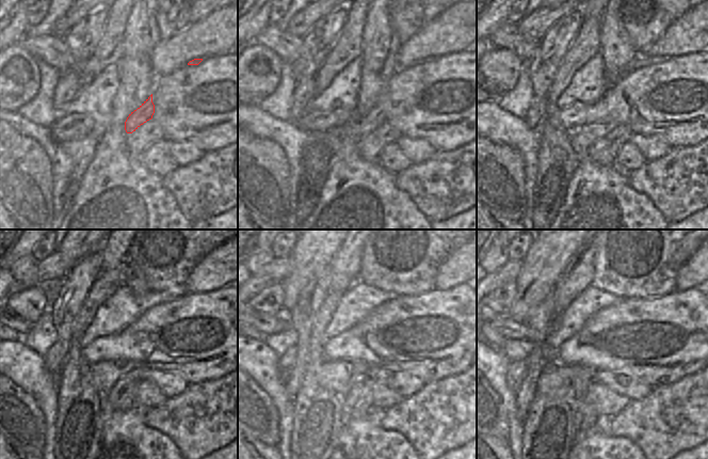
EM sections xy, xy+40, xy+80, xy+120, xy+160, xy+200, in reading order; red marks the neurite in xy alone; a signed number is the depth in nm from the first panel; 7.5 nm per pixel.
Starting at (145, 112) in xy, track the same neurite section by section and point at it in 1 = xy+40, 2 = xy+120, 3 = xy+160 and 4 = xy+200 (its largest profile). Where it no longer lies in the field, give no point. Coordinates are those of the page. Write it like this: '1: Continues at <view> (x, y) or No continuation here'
1: Continues at xy+40 (358, 127)
2: Continues at xy+120 (103, 375)
3: Continues at xy+160 (337, 377)
4: Continues at xy+200 (564, 381).

